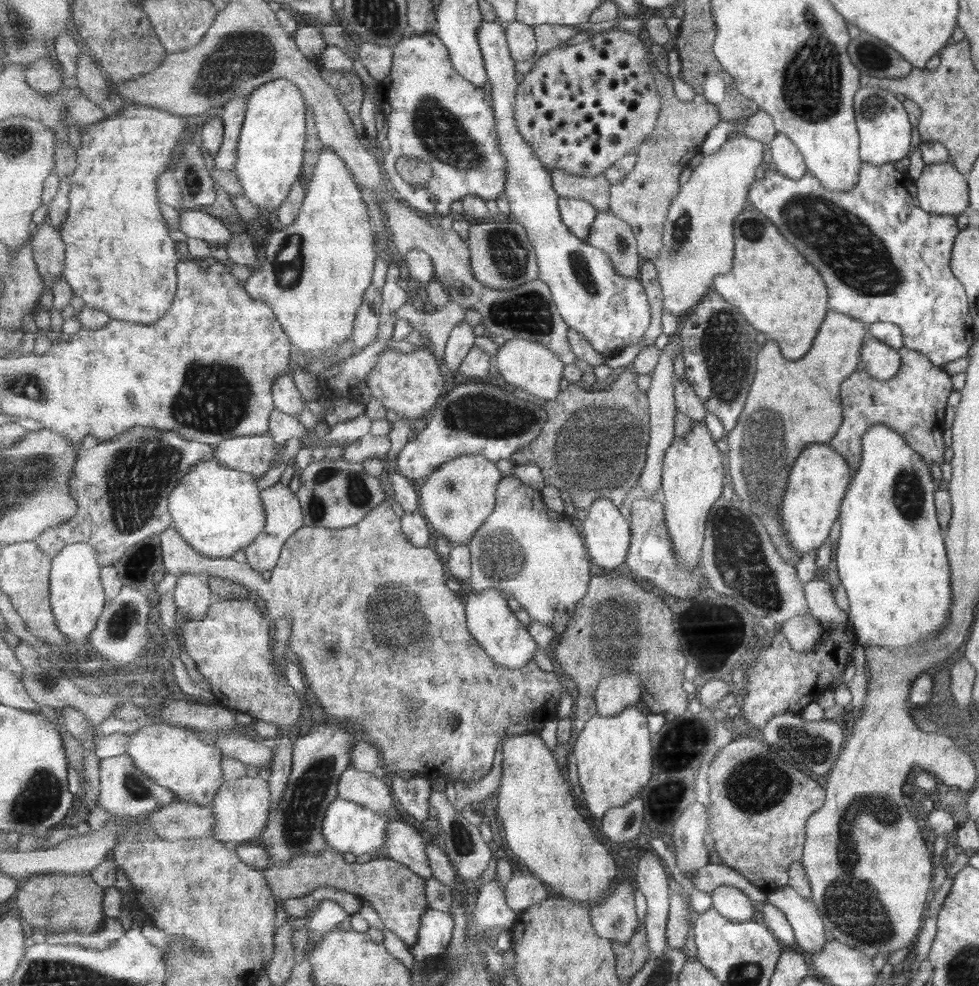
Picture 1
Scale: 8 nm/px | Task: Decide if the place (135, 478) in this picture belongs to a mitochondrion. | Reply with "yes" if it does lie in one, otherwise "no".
yes

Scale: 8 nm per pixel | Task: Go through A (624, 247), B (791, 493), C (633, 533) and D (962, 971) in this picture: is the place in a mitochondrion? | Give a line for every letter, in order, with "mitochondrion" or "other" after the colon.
A: mitochondrion
B: mitochondrion
C: other
D: mitochondrion

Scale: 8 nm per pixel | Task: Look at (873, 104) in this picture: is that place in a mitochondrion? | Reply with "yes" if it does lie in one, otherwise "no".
yes

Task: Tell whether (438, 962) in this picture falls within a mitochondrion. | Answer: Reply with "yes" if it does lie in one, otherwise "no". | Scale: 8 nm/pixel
no

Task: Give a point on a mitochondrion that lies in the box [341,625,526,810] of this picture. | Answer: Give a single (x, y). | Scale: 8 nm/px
(449, 721)

